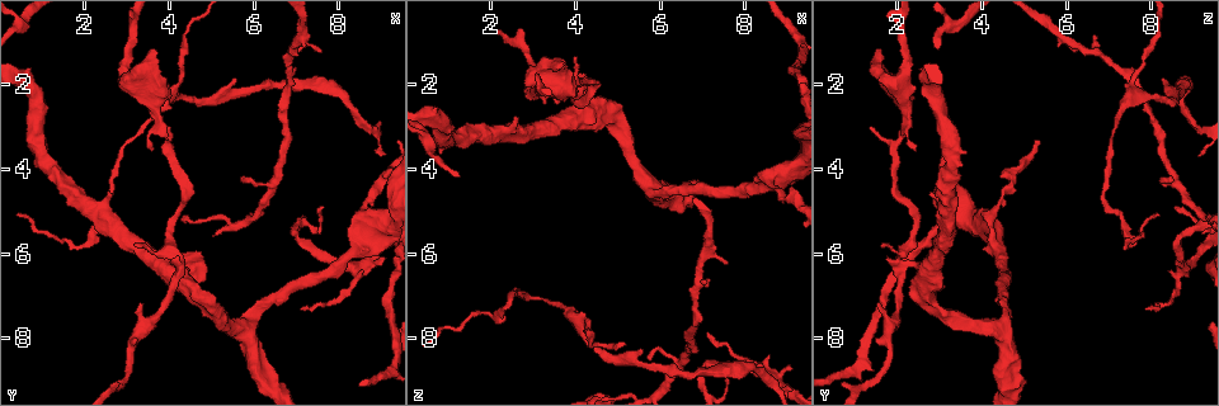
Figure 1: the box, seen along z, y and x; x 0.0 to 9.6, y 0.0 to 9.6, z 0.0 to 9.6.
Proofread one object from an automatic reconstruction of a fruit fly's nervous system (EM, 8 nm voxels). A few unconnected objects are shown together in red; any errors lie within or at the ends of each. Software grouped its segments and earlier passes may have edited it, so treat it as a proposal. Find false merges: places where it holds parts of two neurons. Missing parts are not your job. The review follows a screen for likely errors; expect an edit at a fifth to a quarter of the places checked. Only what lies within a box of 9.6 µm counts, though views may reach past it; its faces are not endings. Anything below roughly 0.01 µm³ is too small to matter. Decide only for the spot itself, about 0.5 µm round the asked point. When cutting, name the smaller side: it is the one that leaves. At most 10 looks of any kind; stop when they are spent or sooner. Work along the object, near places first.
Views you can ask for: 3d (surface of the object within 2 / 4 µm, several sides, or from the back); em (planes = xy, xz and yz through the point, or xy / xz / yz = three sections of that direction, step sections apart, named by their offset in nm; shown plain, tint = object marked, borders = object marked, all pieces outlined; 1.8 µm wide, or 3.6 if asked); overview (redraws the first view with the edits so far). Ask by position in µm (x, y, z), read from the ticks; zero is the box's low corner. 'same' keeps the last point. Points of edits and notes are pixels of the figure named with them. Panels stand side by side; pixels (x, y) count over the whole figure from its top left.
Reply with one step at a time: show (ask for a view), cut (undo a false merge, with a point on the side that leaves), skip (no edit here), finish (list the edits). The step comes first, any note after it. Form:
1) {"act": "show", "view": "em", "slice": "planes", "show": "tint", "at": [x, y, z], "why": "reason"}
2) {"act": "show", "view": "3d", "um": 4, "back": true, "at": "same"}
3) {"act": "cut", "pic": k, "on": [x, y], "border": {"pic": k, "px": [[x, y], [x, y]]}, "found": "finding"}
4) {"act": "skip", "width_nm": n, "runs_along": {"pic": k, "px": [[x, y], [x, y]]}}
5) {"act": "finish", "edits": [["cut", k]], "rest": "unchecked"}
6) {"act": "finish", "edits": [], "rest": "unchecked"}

{"act": "show", "view": "em", "slice": "planes", "show": "plain", "at": [3.60, 2.10, 2.05], "why": "arms part here"}

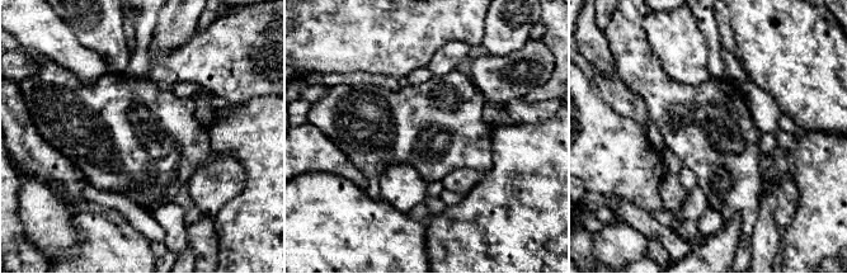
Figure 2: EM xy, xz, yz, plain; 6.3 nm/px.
{"act": "show", "view": "em", "slice": "planes", "show": "tint", "at": "same"}

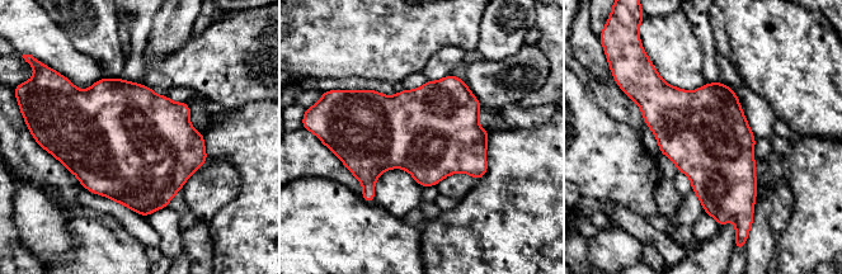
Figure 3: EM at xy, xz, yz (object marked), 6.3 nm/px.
{"act": "skip", "found": "continuous, no second neuron"}

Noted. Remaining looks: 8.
{"act": "show", "view": "3d", "um": 4, "at": [4.10, 2.30, 7.70], "why": "branch point"}

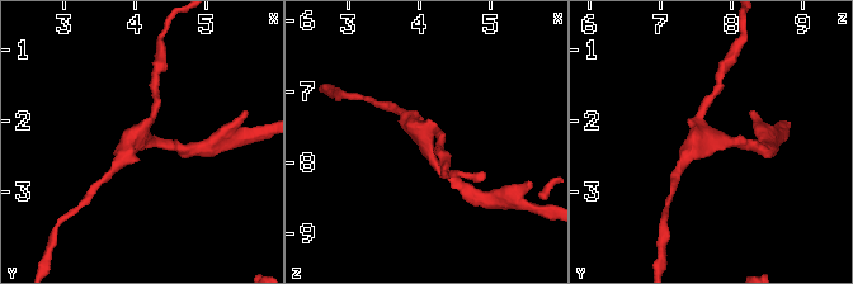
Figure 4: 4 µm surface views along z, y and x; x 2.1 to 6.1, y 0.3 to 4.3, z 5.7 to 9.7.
{"act": "show", "view": "em", "slice": "xy", "step": 16, "show": "tint", "at": [4.10, 2.25, 7.75], "arms": 3}

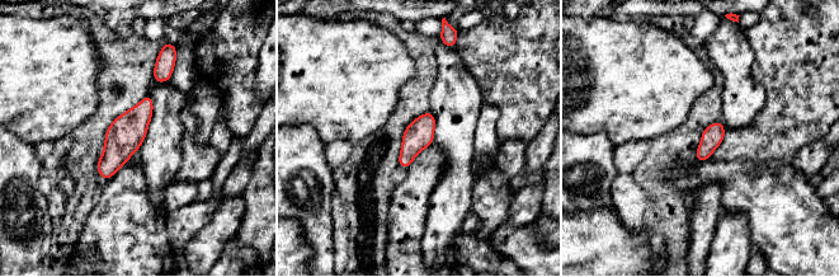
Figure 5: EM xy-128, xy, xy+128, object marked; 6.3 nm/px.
{"act": "show", "view": "em", "slice": "planes", "show": "tint", "at": "same"}

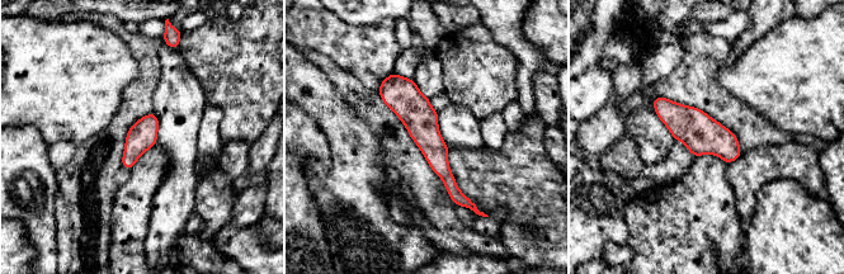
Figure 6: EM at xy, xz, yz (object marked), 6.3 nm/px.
{"act": "skip", "runs_along": {"pic": 6, "px": [[394, 76], [452, 189], [466, 201]]}, "found": "all the same neuron"}

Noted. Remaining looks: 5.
{"act": "show", "view": "3d", "um": 4, "at": [7.05, 5.65, 8.65], "why": "abrupt turn"}

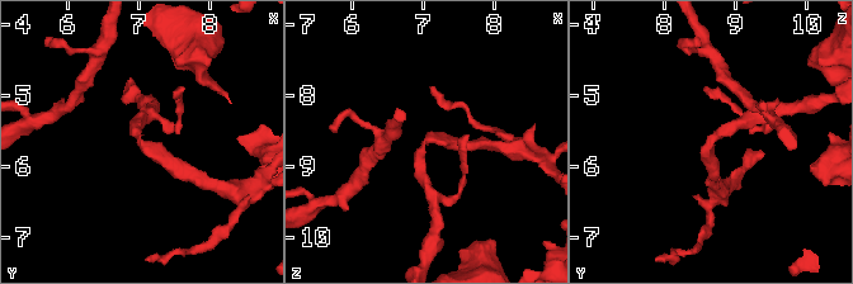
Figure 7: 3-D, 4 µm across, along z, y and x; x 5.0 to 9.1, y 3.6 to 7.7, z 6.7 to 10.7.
{"act": "show", "view": "em", "slice": "planes", "show": "tint", "at": [7.00, 5.65, 8.70], "arm_widths_nm": [170, 180]}

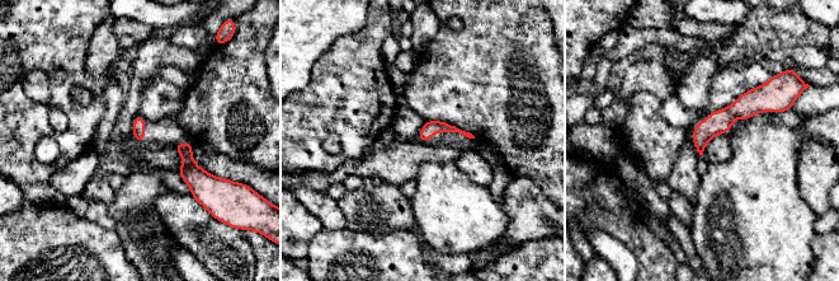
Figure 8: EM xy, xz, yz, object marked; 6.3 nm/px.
{"act": "skip", "width_nm": 80, "runs_along": {"pic": 8, "px": [[772, 101], [735, 109], [697, 144]]}, "found": "all the same neuron"}

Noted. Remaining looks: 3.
{"act": "show", "view": "3d", "um": 4, "at": [4.15, 6.30, 2.50], "why": "side arm on a straight run"}

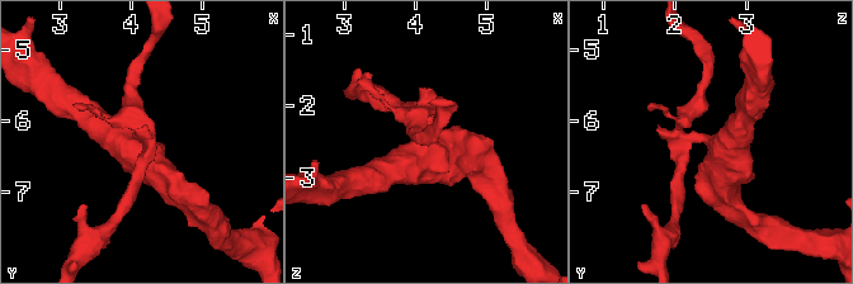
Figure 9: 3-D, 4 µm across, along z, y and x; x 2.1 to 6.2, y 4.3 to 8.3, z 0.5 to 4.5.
{"act": "show", "view": "em", "slice": "xz", "step": 4, "show": "tint", "at": [4.15, 6.35, 2.55], "arms": 3, "arm_widths_nm": [200, 320, 400]}

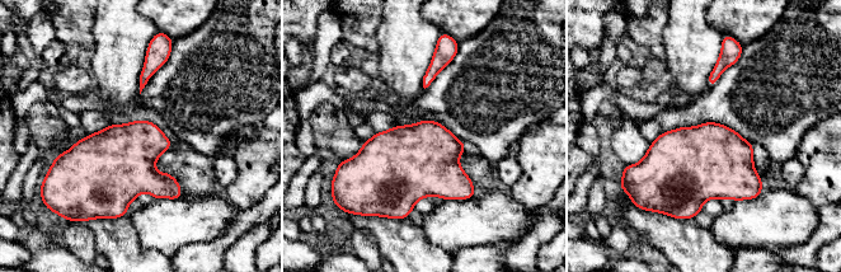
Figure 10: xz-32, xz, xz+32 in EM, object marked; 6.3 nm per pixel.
{"act": "show", "view": "em", "slice": "planes", "show": "tint", "at": "same"}

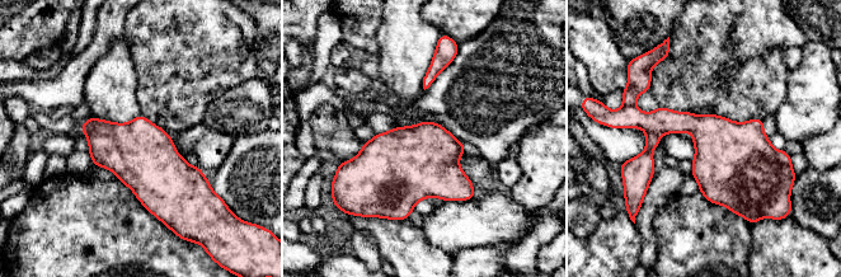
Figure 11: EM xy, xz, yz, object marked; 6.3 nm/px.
{"act": "cut", "pic": 11, "on": [640, 169], "border": {"pic": 11, "px": [[648, 131], [658, 135]]}, "found": "a second neuron is stuck on"}

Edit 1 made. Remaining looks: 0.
{"act": "finish", "edits": [["cut", 11]], "rest": "unchecked"}

